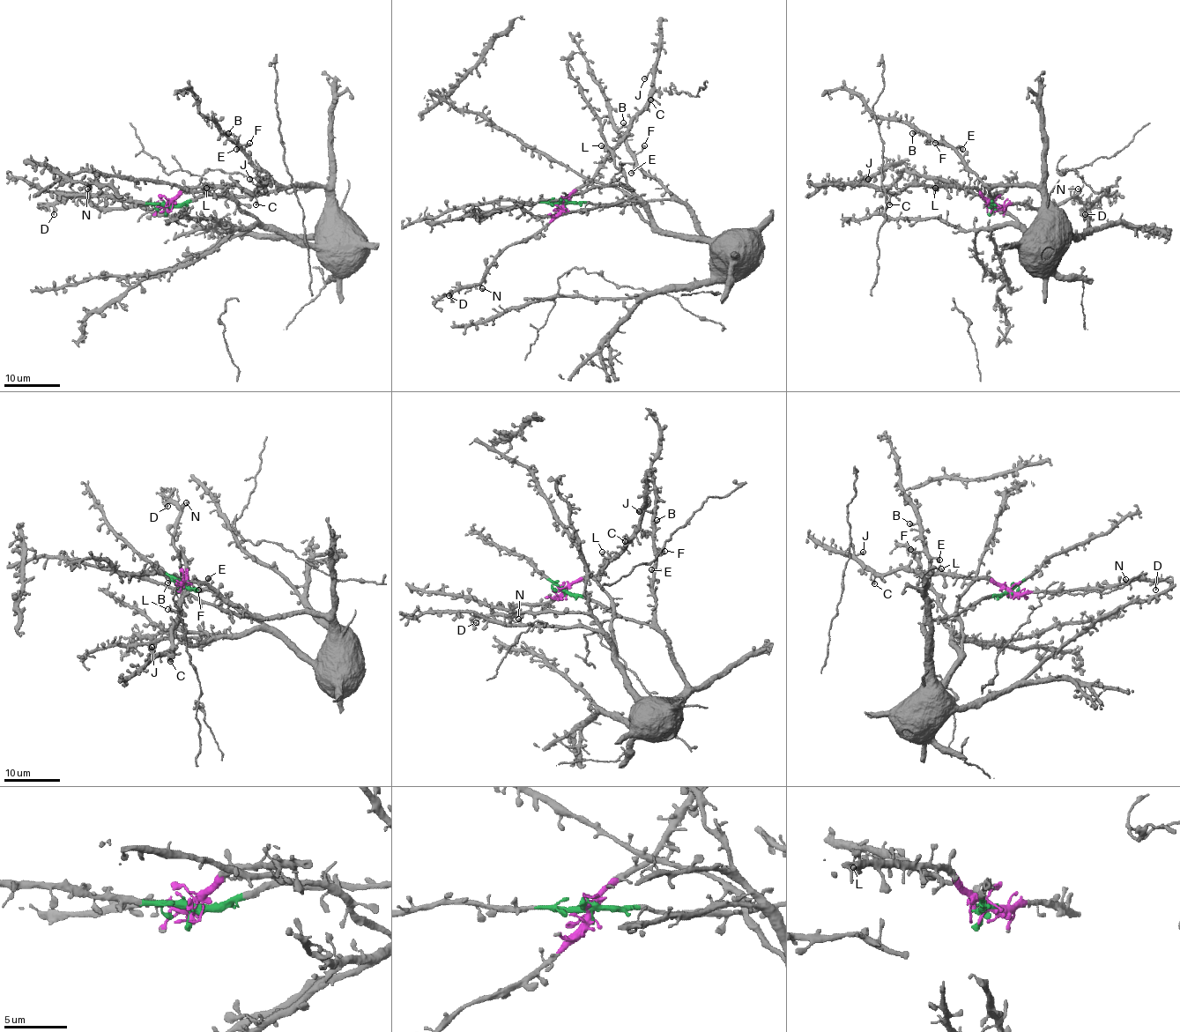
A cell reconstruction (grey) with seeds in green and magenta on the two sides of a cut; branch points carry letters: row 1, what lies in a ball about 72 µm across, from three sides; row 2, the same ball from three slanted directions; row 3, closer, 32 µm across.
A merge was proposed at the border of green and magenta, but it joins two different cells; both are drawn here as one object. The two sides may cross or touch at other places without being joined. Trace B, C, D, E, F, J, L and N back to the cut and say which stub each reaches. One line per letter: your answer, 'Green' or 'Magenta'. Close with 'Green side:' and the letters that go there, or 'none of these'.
B: Green
C: Magenta
D: Magenta
E: Green
F: Green
J: Magenta
L: Magenta
N: Magenta
Green side: B, E, F

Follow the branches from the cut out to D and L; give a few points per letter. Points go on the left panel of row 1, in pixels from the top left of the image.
D: (168, 206), (139, 204), (125, 208), (101, 208), (83, 196), (69, 196), (54, 206), (54, 215)
L: (168, 206), (176, 196), (190, 188), (216, 187), (213, 189), (206, 188)

